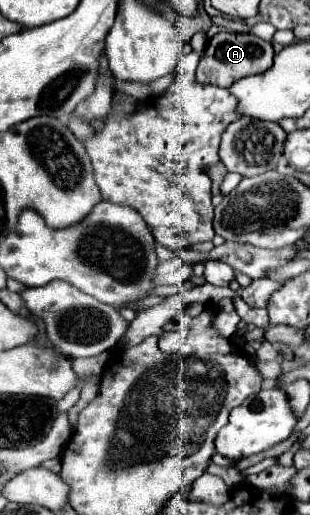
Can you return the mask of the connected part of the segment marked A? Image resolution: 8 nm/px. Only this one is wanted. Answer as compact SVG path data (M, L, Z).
M217 32L205 46L203 56L199 60L195 78L199 84L215 84L215 86L231 86L235 80L251 74L261 74L273 64L273 46L251 34L235 34L235 32Z

